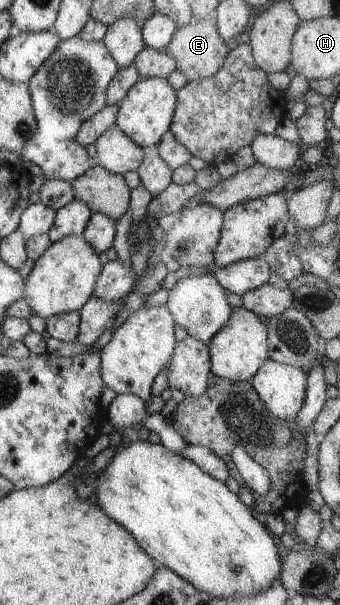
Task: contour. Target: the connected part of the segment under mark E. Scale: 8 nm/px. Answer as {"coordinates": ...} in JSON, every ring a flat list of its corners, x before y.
{"coordinates":[[211,16,178,28,170,44,164,51,170,57,174,57,174,61,177,63,177,69,186,76,189,82,216,75,222,69,224,59,228,57,230,49,218,34,217,24,213,16]]}

